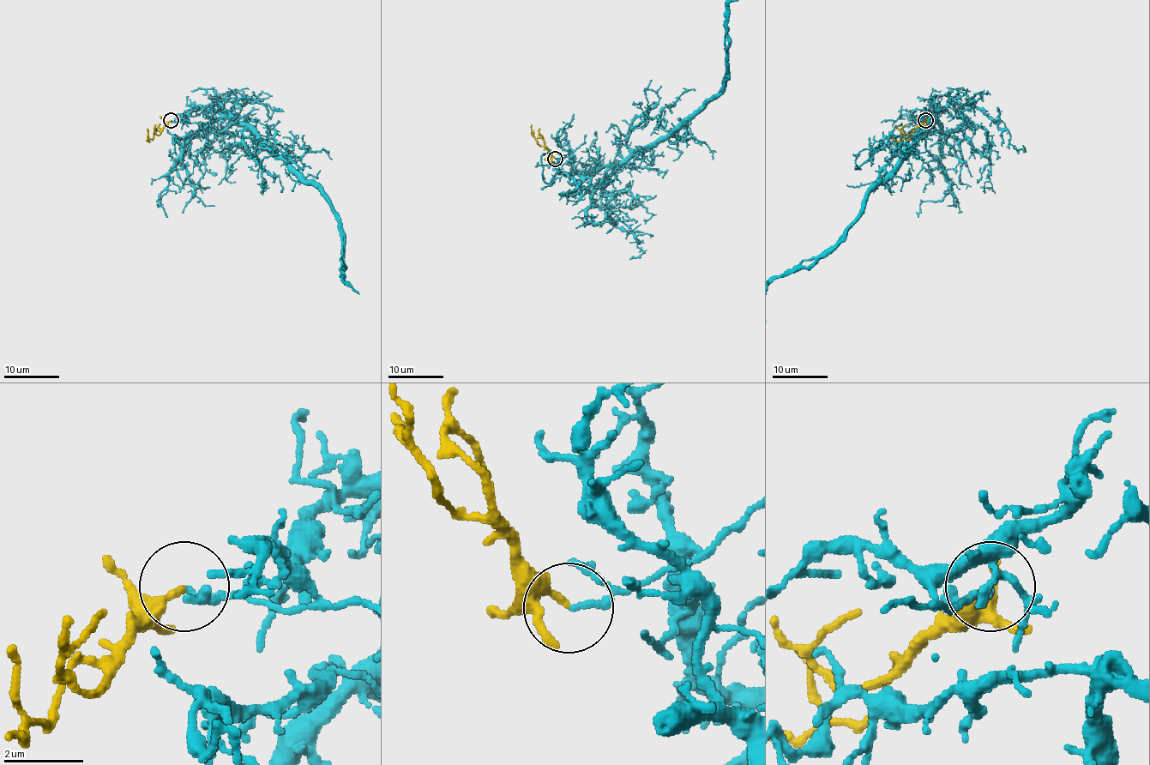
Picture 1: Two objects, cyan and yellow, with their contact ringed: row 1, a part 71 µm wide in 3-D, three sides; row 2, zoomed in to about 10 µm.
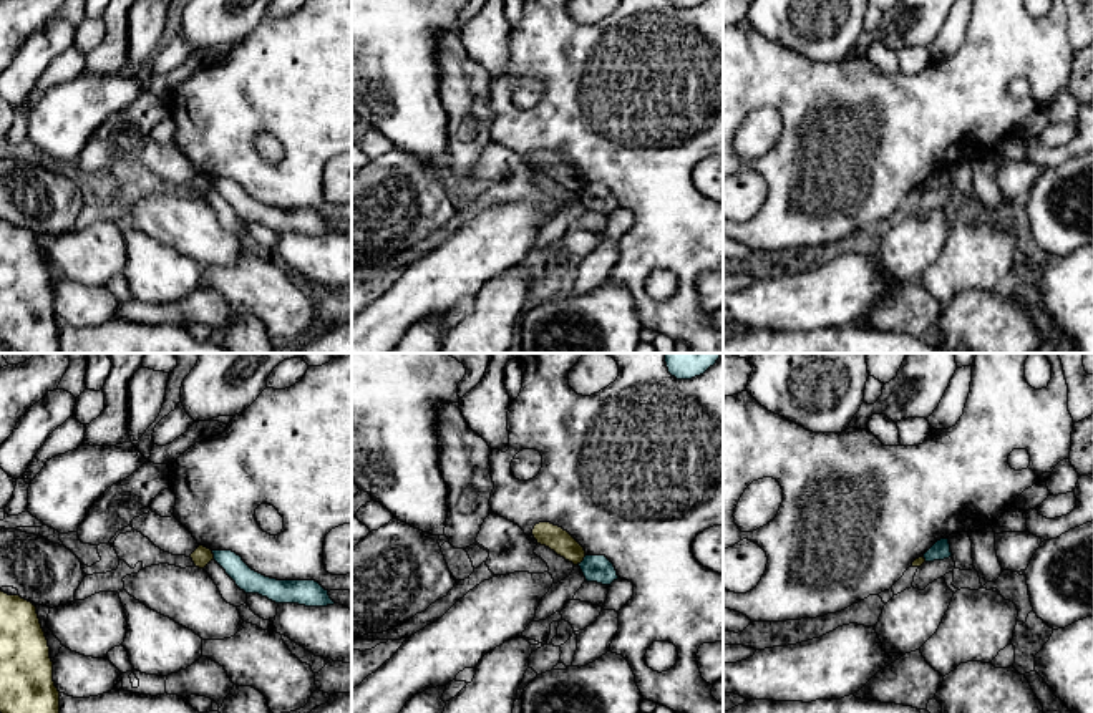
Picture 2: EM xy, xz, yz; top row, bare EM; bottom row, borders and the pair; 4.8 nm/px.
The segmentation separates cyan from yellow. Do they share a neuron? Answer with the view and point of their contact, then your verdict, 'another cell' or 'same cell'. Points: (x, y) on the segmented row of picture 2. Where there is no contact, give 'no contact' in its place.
meets cyan in xy at (214, 556); another cell

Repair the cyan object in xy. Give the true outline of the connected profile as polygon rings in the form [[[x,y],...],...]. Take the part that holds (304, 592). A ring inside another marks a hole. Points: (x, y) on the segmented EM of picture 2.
[[[212,551],[214,560],[226,570],[245,594],[259,594],[275,604],[299,604],[305,607],[327,607],[335,602],[315,580],[277,580],[252,570],[232,551]]]

